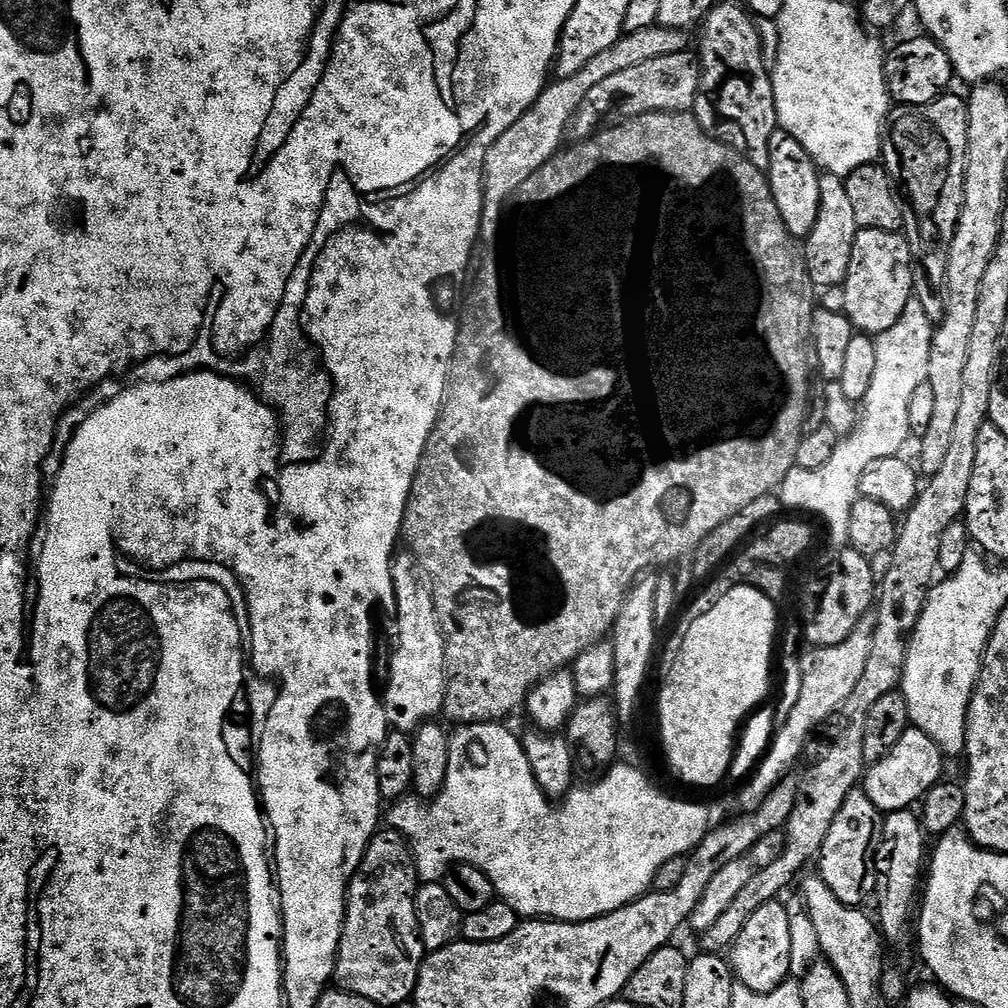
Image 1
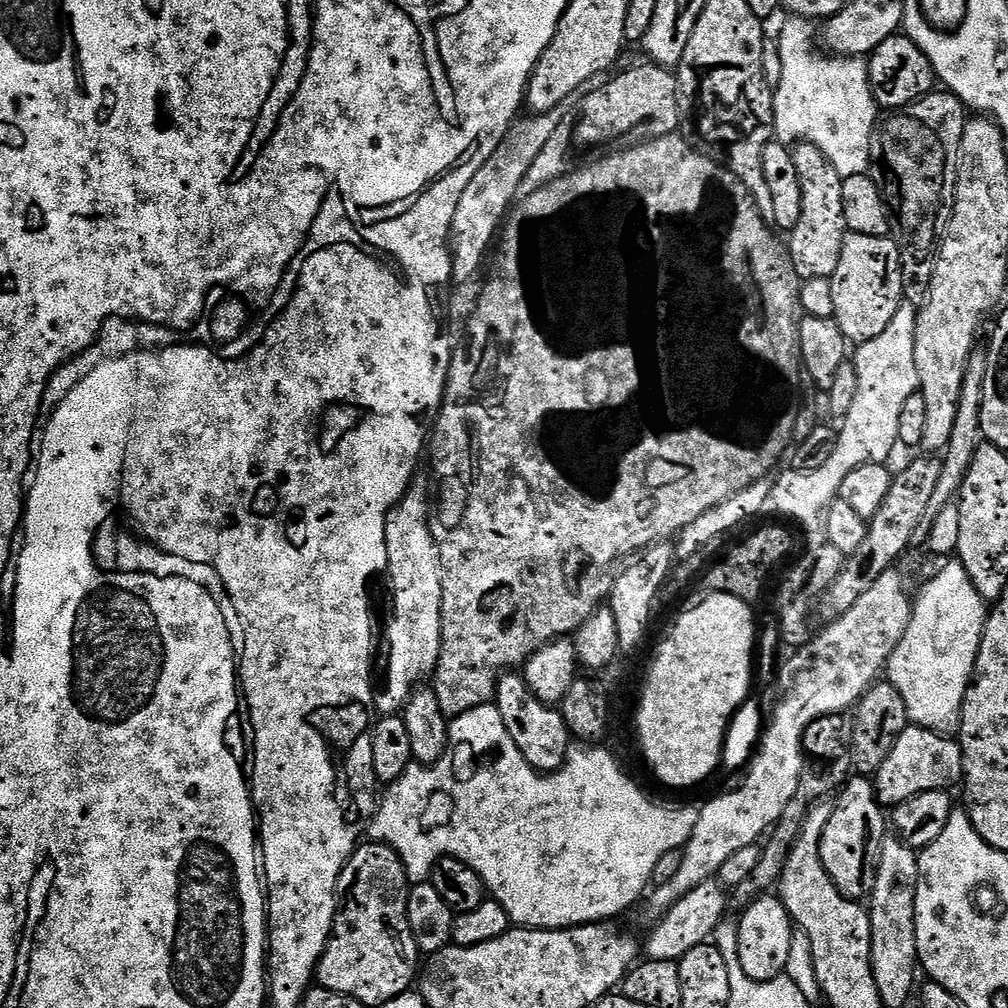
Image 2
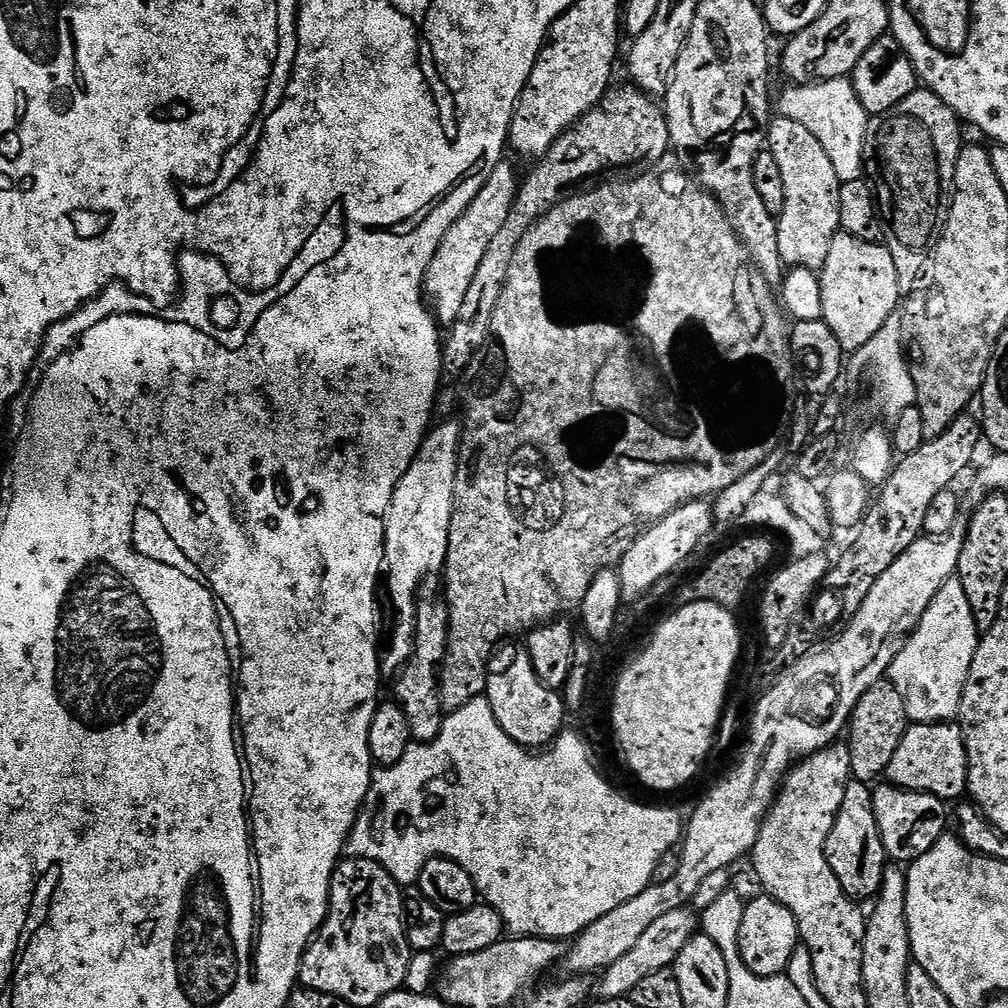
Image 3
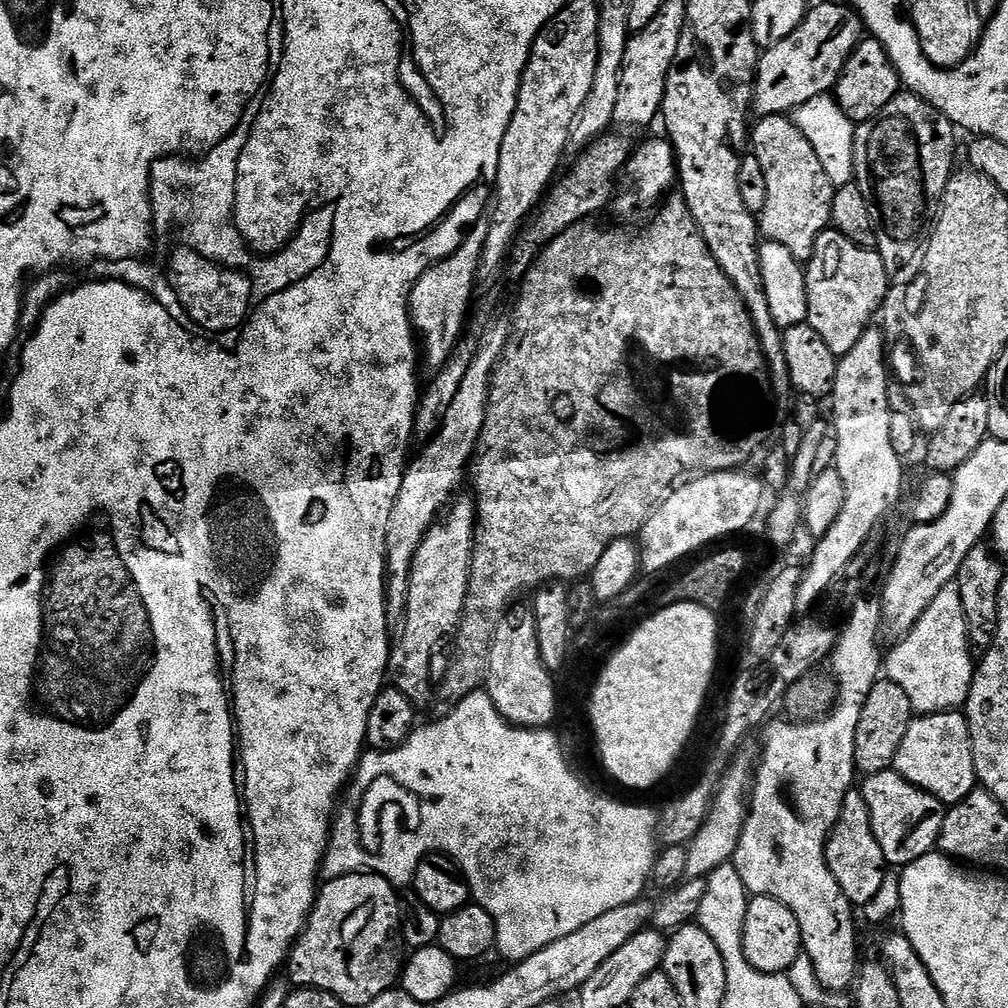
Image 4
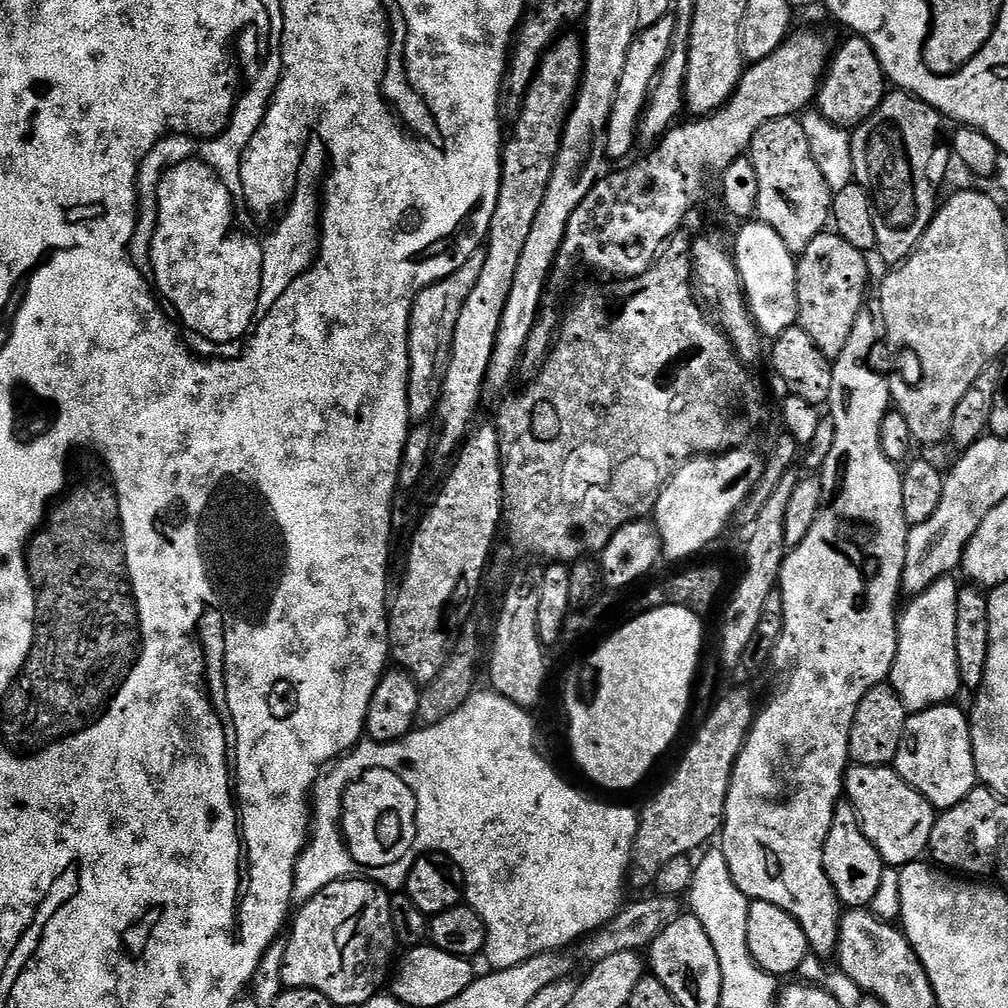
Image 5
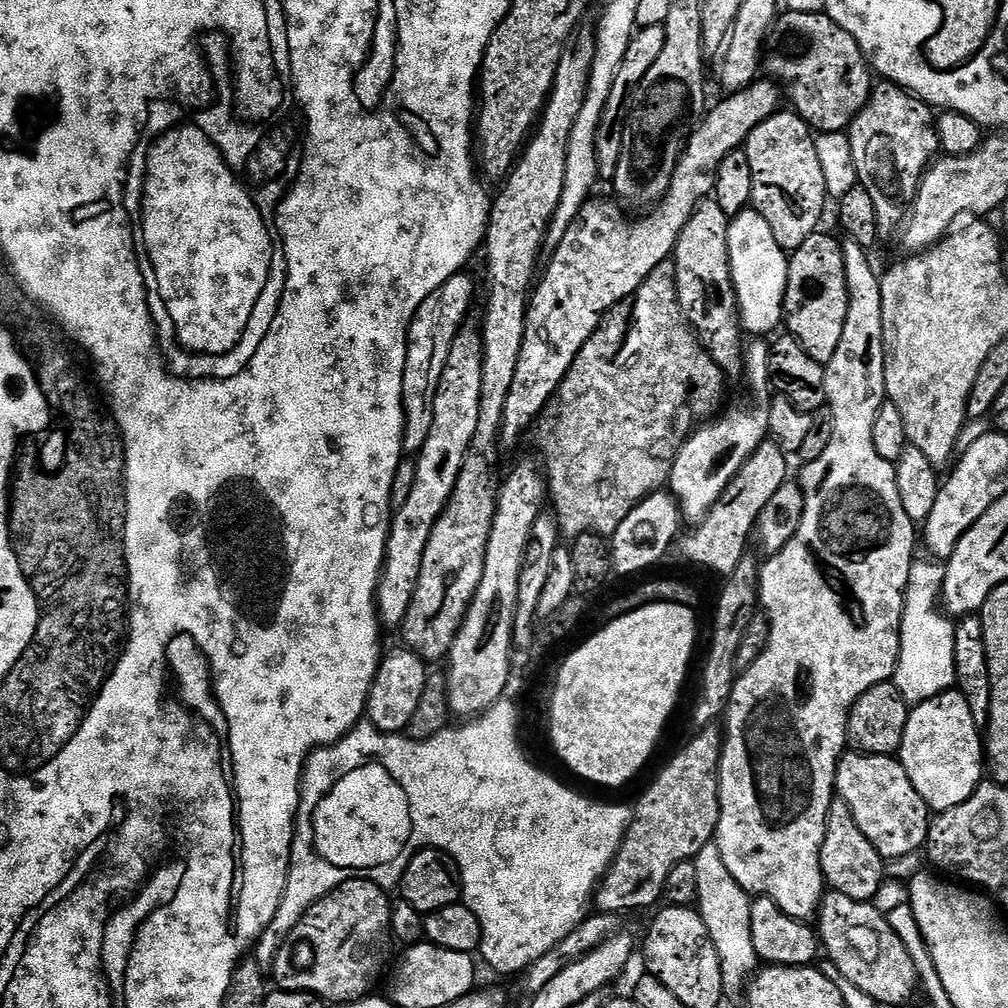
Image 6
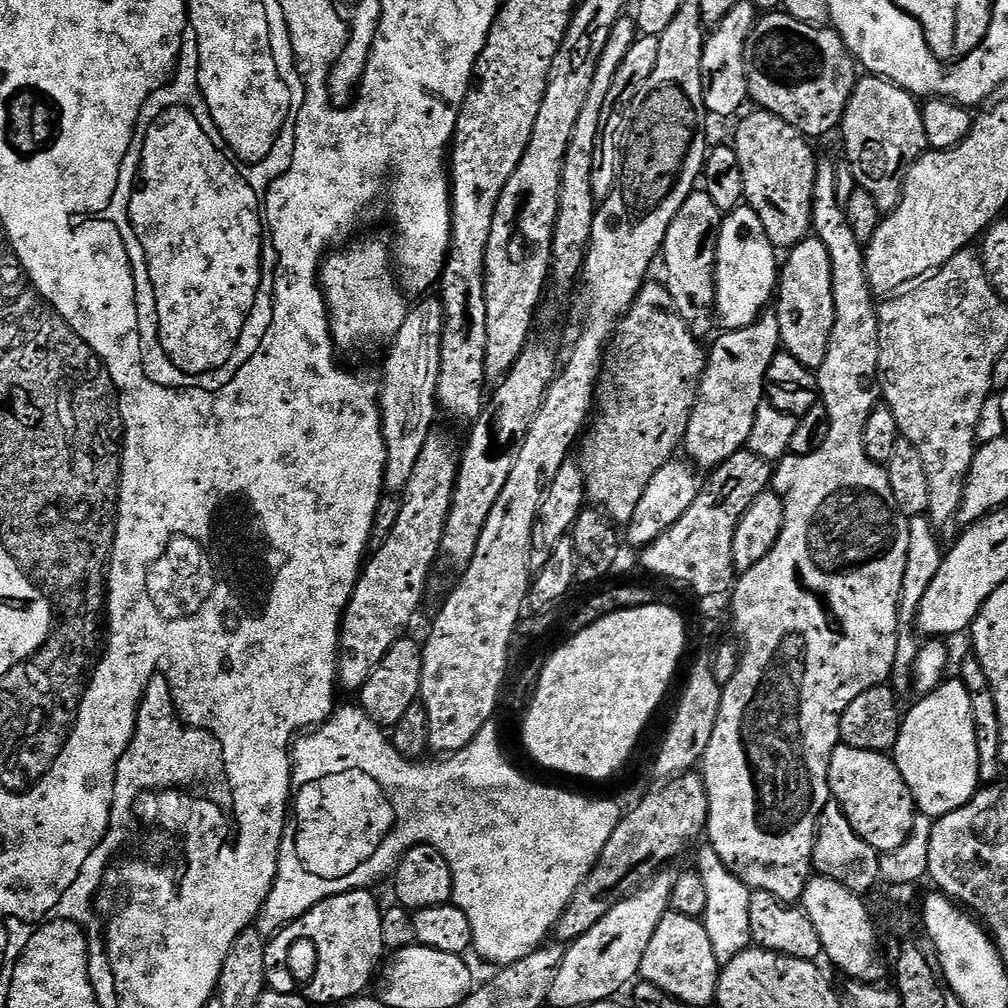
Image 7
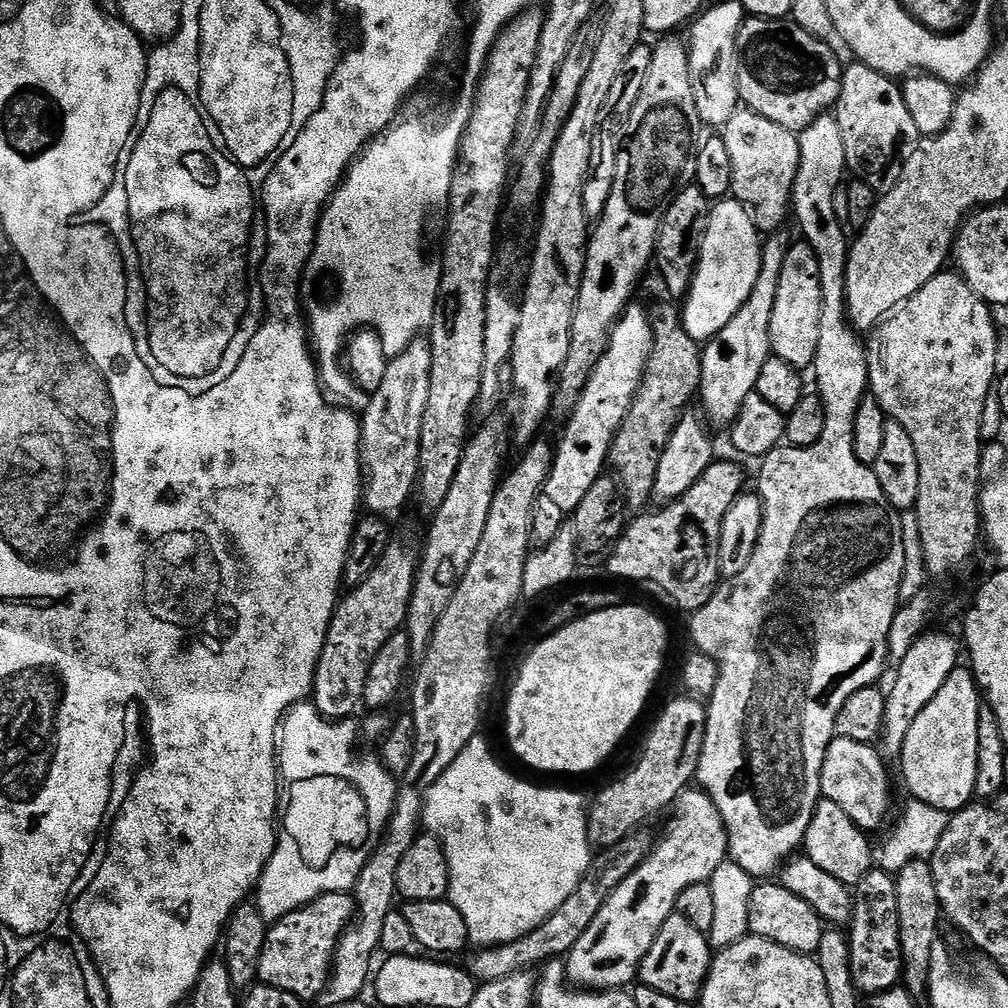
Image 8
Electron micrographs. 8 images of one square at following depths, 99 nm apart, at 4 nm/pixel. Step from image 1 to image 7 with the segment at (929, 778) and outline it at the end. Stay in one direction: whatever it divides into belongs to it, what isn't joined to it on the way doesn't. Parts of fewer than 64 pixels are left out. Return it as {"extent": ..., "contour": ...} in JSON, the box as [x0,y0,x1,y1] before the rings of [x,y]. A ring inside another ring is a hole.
{"extent":[894,678,981,818],"contour":[[[951,678],[945,679],[933,692],[921,695],[919,699],[920,701],[918,701],[909,712],[907,709],[907,711],[903,713],[900,722],[900,733],[896,739],[896,747],[894,749],[894,759],[898,770],[902,774],[902,778],[906,778],[906,786],[910,786],[910,794],[916,803],[917,813],[929,818],[939,818],[950,814],[954,810],[958,810],[962,806],[966,806],[966,802],[970,802],[981,787],[980,775],[978,774],[978,738],[974,738],[974,714],[970,710],[970,694],[959,678],[952,678],[952,680]]]}

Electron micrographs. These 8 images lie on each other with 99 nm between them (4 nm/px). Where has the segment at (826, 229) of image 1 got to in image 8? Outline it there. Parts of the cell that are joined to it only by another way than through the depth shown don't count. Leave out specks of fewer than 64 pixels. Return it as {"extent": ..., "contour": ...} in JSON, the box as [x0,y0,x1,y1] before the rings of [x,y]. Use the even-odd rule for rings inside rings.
{"extent":[722,107,800,234],"contour":[[[745,107],[724,124],[722,135],[733,167],[731,195],[748,211],[761,234],[779,233],[792,212],[792,191],[800,161],[799,135]]]}

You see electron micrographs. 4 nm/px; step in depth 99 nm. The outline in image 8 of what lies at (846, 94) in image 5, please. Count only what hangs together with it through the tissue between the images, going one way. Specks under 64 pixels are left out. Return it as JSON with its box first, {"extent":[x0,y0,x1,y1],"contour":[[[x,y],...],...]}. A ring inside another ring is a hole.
{"extent":[736,19,845,133],"contour":[[[745,19],[736,43],[736,77],[740,103],[752,112],[801,133],[810,122],[835,109],[845,65],[840,64],[828,40],[819,40],[793,24],[791,19]]]}

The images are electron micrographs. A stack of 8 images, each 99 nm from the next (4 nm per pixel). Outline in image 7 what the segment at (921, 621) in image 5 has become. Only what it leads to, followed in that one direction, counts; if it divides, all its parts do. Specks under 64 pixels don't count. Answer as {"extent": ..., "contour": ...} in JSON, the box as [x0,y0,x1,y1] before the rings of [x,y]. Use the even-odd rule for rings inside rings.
{"extent":[890,515,944,694],"contour":[[[927,515],[911,517],[908,529],[910,530],[910,550],[906,554],[906,574],[902,578],[902,590],[900,591],[900,637],[898,638],[896,661],[890,677],[891,687],[900,694],[910,688],[912,667],[916,665],[916,656],[920,653],[921,641],[916,640],[917,633],[914,631],[916,616],[920,613],[920,603],[926,595],[927,588],[930,587],[930,582],[934,582],[934,574],[938,574],[944,561],[944,552],[942,547],[940,548],[939,538],[936,537],[939,536],[937,529],[932,527],[932,522]]]}

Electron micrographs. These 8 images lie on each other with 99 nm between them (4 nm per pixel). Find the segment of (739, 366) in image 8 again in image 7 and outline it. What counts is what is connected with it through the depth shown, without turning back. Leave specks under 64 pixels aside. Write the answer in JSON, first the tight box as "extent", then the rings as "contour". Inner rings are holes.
{"extent":[682,310,782,470],"contour":[[[772,310],[765,311],[750,326],[719,334],[711,341],[712,349],[707,349],[696,405],[682,441],[683,451],[688,451],[687,459],[700,470],[716,468],[747,445],[759,403],[766,399],[766,370],[782,348],[778,318]]]}

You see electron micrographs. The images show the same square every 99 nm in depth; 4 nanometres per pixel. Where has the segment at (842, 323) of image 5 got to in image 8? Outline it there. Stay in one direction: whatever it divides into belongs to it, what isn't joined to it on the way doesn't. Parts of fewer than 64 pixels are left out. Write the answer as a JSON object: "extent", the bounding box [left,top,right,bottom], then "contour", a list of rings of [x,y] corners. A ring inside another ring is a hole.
{"extent":[770,242,822,370],"contour":[[[807,242],[793,243],[786,254],[786,262],[782,262],[782,278],[778,278],[778,299],[774,302],[774,315],[770,318],[770,342],[772,343],[772,355],[782,358],[782,362],[790,362],[790,366],[801,370],[811,369],[816,363],[816,355],[818,354],[818,330],[822,326],[822,274],[818,270],[818,254],[814,254],[814,250]]]}

